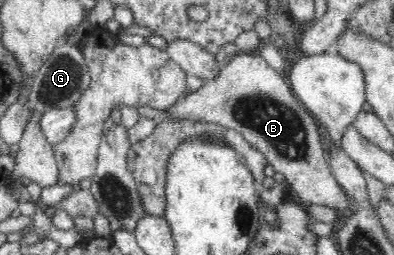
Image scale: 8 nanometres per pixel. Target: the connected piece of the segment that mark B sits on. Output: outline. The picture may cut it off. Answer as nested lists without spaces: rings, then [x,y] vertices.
[[[256,51],[238,52],[220,67],[219,76],[203,82],[197,92],[179,96],[175,104],[169,105],[169,118],[189,118],[192,121],[213,123],[225,126],[225,130],[233,128],[242,134],[253,147],[257,148],[273,166],[274,171],[283,174],[289,187],[305,204],[321,205],[330,209],[343,211],[348,208],[345,193],[340,190],[339,183],[331,174],[327,153],[319,141],[318,122],[313,124],[314,117],[289,90],[283,74],[275,71]]]

